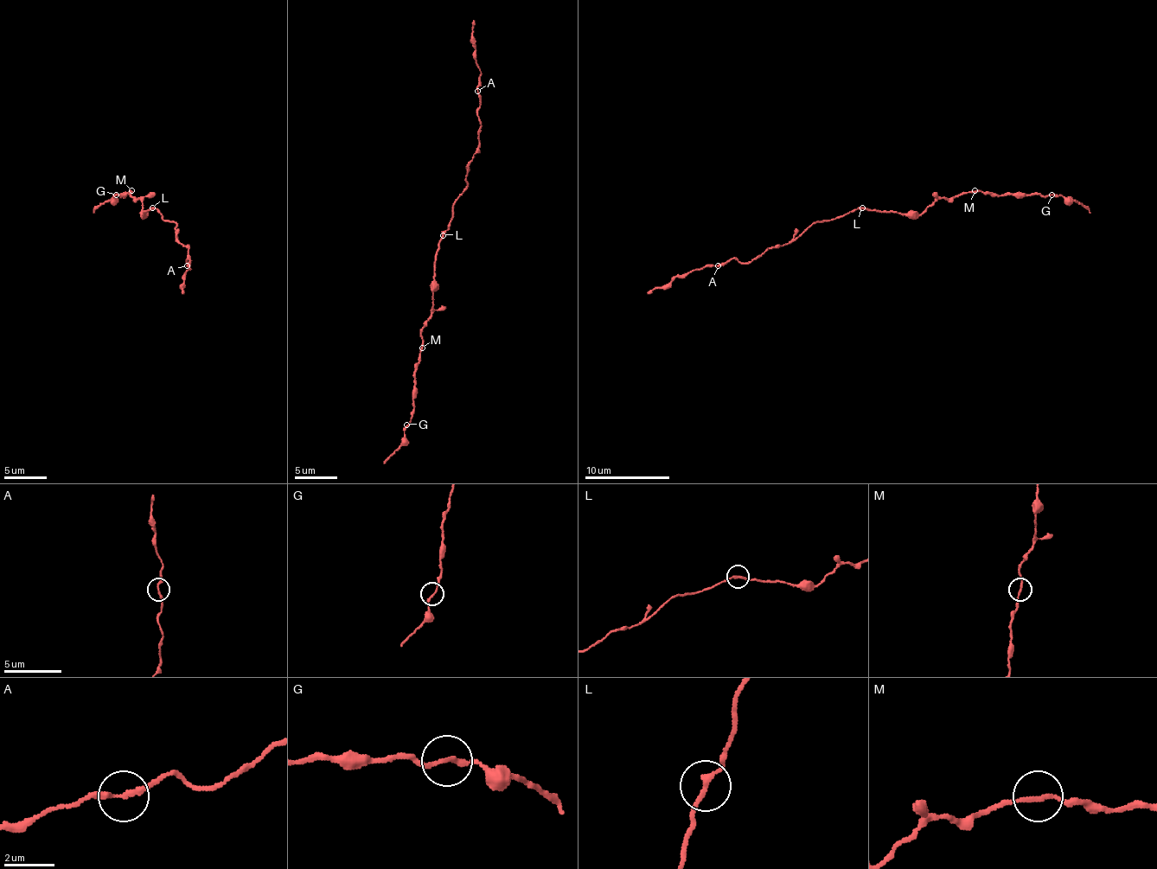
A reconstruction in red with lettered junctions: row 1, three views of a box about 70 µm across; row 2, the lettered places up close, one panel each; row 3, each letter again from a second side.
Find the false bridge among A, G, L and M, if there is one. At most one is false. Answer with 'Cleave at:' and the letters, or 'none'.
Cleave at: none

